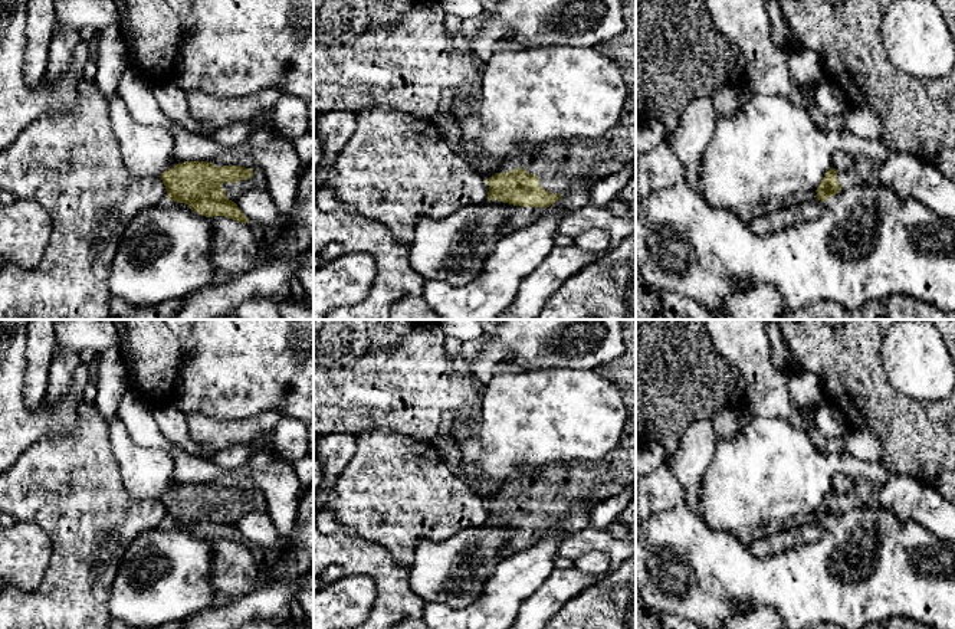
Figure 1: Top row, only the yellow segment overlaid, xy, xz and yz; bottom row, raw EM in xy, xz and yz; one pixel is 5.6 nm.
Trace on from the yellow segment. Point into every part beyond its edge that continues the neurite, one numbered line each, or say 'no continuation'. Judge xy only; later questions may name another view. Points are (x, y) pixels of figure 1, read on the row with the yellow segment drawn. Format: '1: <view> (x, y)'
1: xy (233, 190)

